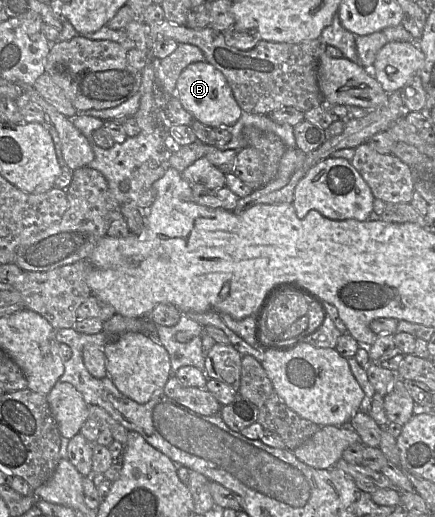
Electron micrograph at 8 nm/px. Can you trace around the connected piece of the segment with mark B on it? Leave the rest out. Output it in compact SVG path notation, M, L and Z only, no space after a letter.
M207 61L191 63L182 71L175 96L194 119L210 127L232 127L243 113L225 76Z

